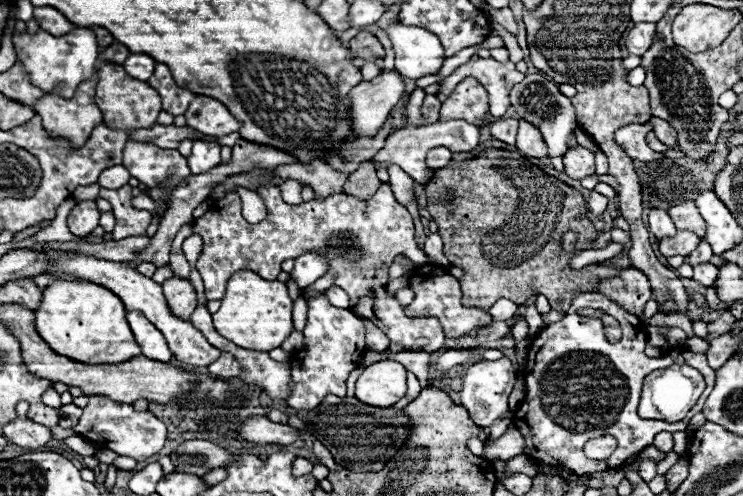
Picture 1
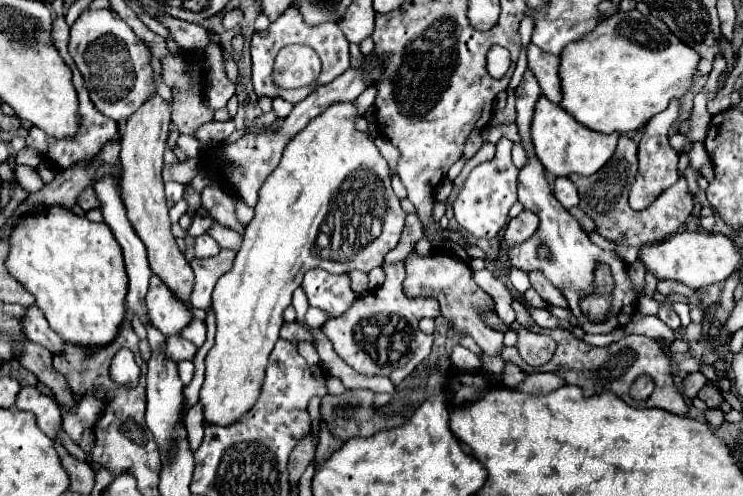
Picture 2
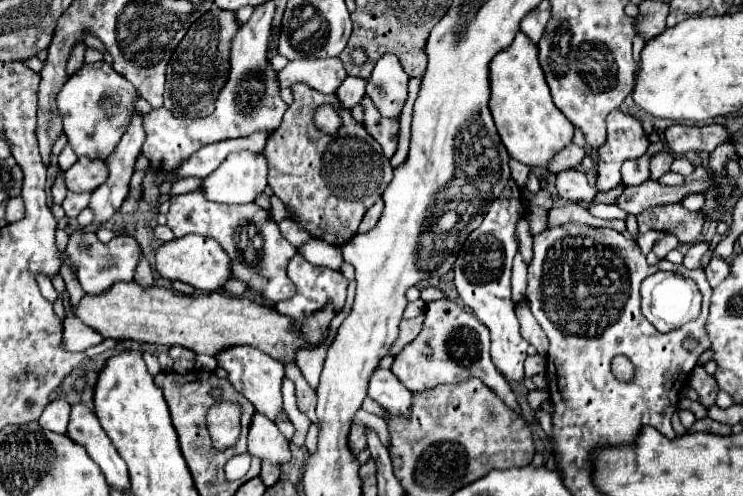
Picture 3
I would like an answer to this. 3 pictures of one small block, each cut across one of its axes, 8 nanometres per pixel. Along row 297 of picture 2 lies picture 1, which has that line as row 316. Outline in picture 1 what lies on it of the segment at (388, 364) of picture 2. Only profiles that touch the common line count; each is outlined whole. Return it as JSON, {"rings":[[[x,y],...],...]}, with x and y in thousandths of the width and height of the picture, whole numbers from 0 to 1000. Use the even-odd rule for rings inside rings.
{"rings":[[[355,367],[347,391],[355,399],[361,435],[347,452],[334,452],[323,431],[323,399],[318,387],[304,391],[288,411],[272,440],[261,448],[261,468],[275,484],[272,512],[264,528],[266,548],[275,565],[275,593],[280,605],[293,605],[301,597],[304,573],[312,552],[323,544],[339,544],[358,565],[371,565],[377,552],[377,532],[388,520],[401,520],[417,504],[433,504],[444,520],[441,552],[410,581],[410,597],[425,597],[431,585],[444,577],[458,577],[471,597],[471,625],[503,649],[525,685],[541,694],[552,706],[563,681],[579,685],[568,710],[587,710],[598,694],[595,657],[587,641],[549,641],[544,617],[522,597],[522,540],[533,512],[546,512],[560,536],[579,528],[579,520],[557,488],[557,448],[552,427],[533,407],[522,371],[514,371],[509,387],[495,403],[474,399],[463,387],[447,391],[433,403],[417,403],[406,411],[385,411],[371,375]]]}

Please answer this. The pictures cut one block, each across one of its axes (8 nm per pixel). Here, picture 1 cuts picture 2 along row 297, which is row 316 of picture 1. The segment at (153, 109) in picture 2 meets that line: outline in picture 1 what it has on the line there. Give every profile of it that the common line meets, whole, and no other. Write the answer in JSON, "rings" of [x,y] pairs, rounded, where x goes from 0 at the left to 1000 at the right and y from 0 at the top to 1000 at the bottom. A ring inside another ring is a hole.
{"rings":[[[237,556],[226,560],[218,573],[218,585],[221,585],[229,629],[240,641],[253,645],[258,625],[264,625],[264,589],[261,589],[261,577],[256,573],[256,565],[237,560]]]}

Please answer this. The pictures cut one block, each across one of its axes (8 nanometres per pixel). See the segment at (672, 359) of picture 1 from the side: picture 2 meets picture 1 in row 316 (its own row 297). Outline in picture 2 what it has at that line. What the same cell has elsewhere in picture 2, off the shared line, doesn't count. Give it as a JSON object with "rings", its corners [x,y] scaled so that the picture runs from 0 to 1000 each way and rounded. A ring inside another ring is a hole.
{"rings":[[[705,145],[705,157],[700,165],[700,173],[694,177],[694,222],[697,222],[697,262],[703,274],[703,294],[711,306],[711,331],[700,343],[697,355],[697,403],[705,411],[708,423],[716,423],[727,435],[727,460],[719,468],[719,476],[703,492],[692,492],[684,500],[681,520],[684,528],[703,544],[703,548],[716,548],[716,544],[727,544],[746,581],[751,581],[751,589],[762,601],[770,633],[778,645],[778,661],[783,661],[783,669],[789,673],[821,673],[832,661],[840,661],[848,641],[853,637],[856,621],[859,621],[859,589],[851,573],[851,565],[845,560],[845,540],[843,532],[832,520],[829,508],[821,504],[810,504],[808,496],[797,492],[794,476],[789,464],[783,464],[781,448],[775,440],[767,435],[764,423],[759,423],[759,415],[746,399],[735,359],[732,359],[732,335],[727,331],[727,323],[719,315],[716,302],[716,282],[713,282],[713,246],[716,246],[716,230],[719,230],[719,214],[727,198],[727,169],[721,169],[721,153],[716,153],[716,145]],[[732,496],[738,504],[738,520],[724,516],[724,500]],[[805,532],[818,532],[829,569],[829,585],[826,585],[826,617],[824,617],[824,637],[813,649],[813,653],[794,653],[791,641],[786,641],[783,625],[781,625],[781,605],[789,597],[802,597],[805,593],[805,577],[799,569],[799,544]]]}

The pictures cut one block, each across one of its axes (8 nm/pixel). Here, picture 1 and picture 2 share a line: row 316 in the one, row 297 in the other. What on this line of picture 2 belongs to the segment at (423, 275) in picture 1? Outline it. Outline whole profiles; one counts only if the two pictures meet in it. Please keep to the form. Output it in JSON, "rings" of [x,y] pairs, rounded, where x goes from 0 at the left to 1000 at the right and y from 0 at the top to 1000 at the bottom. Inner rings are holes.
{"rings":[[[587,504],[581,516],[576,520],[563,520],[557,508],[549,512],[546,528],[546,565],[544,565],[544,585],[549,589],[549,597],[560,601],[560,597],[581,597],[592,609],[592,625],[595,637],[611,653],[611,665],[619,677],[635,677],[641,685],[641,694],[651,706],[649,714],[649,742],[651,750],[668,766],[676,766],[676,746],[678,746],[678,726],[673,722],[673,706],[676,706],[676,669],[662,665],[657,653],[651,653],[651,645],[646,641],[651,629],[665,629],[665,609],[662,601],[638,569],[635,560],[635,544],[627,528],[619,528],[614,520],[608,520],[606,512]]]}

